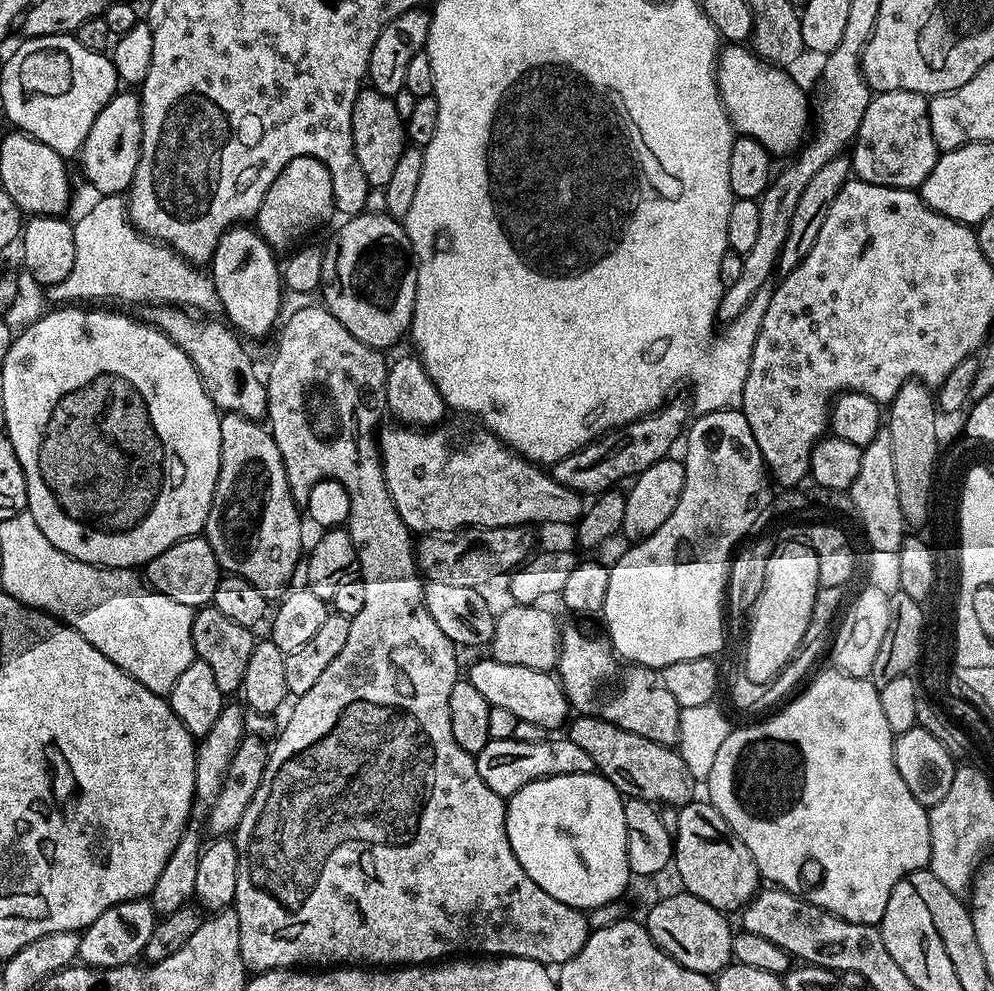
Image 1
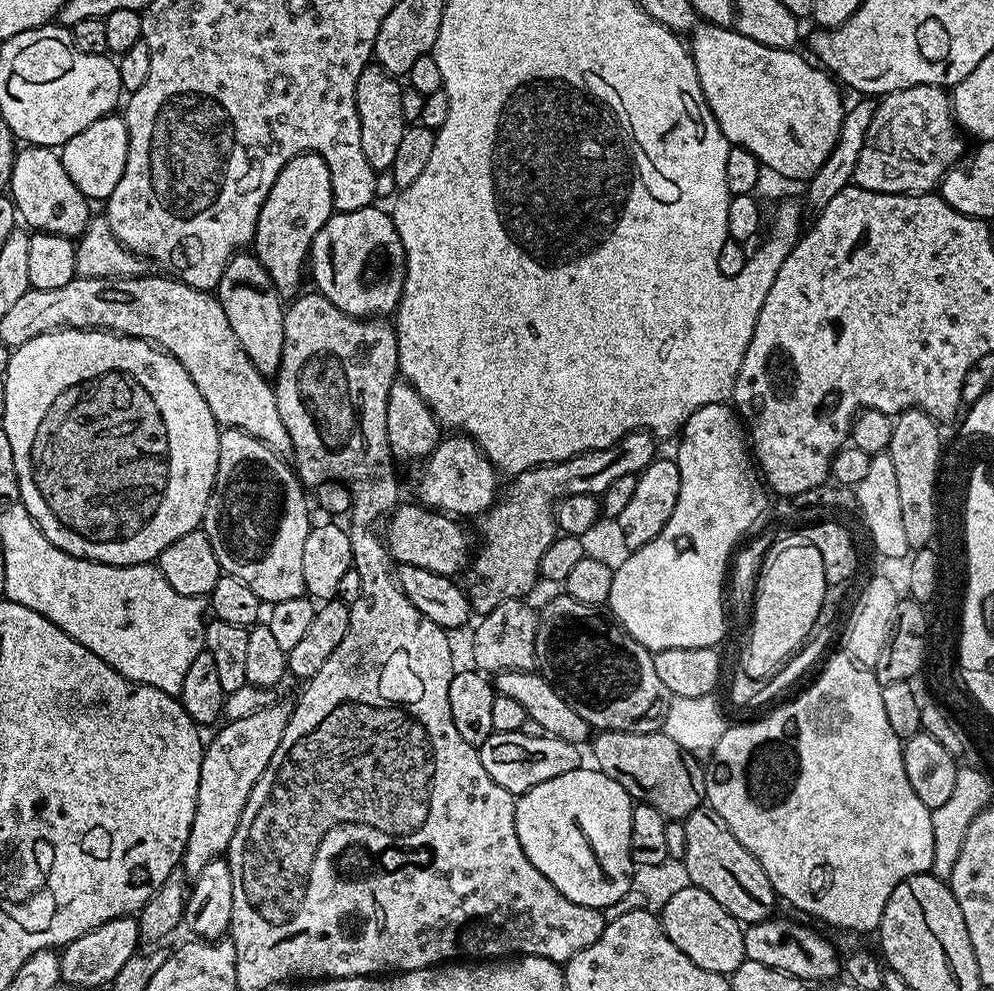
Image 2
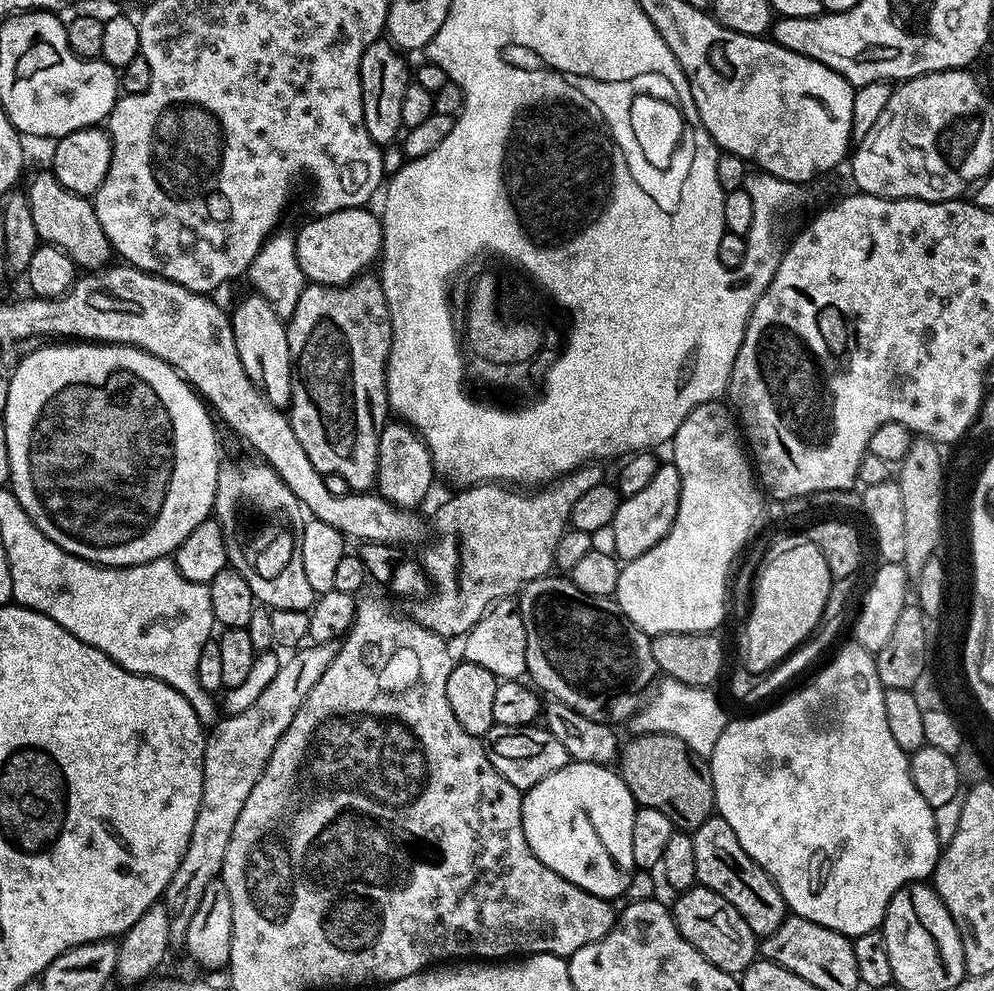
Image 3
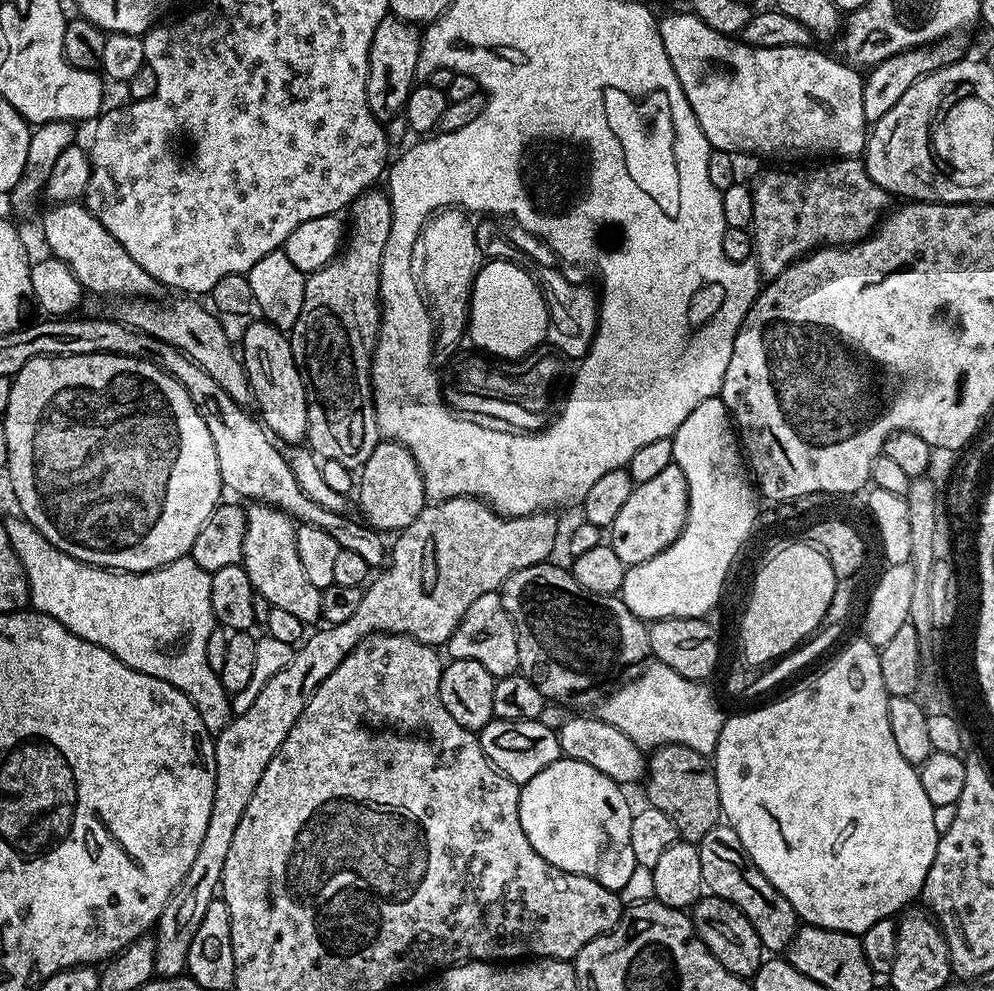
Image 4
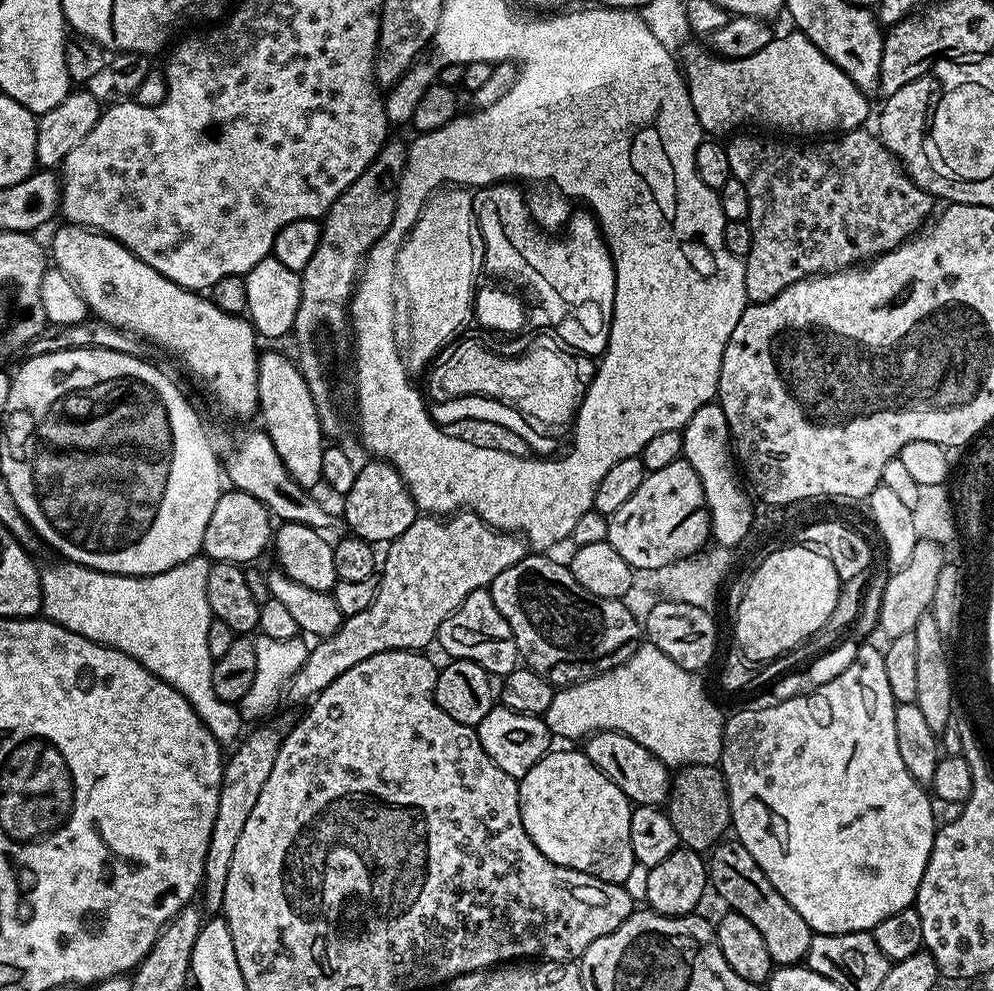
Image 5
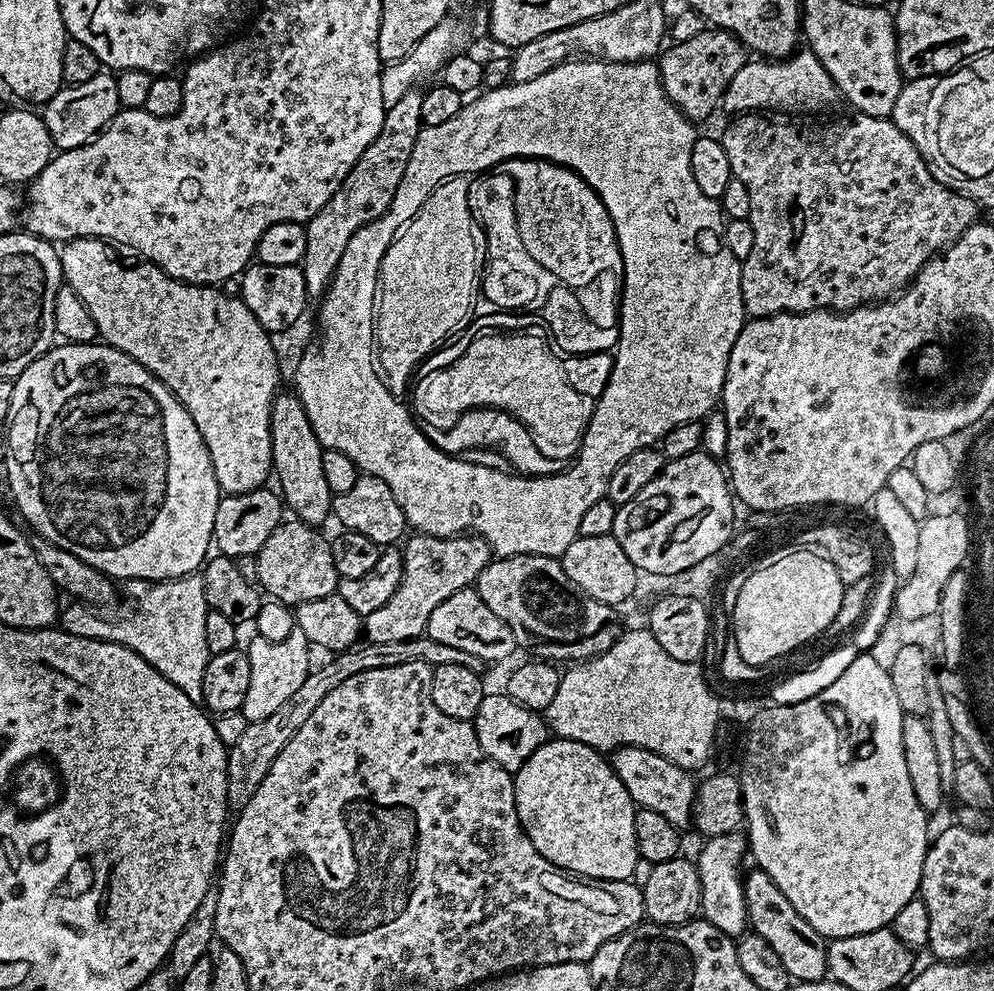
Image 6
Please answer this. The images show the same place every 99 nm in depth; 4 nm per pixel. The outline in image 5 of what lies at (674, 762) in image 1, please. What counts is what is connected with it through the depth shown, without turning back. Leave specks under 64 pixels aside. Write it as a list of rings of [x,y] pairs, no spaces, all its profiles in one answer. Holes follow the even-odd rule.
[[[685,764],[672,776],[672,790],[666,801],[666,811],[674,830],[678,830],[681,845],[701,854],[707,853],[725,839],[732,822],[728,783],[715,764]]]

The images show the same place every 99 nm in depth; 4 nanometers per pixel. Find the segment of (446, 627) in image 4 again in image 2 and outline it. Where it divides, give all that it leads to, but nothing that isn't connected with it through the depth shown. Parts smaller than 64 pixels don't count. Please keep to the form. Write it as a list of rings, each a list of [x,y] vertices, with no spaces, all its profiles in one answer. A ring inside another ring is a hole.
[[[643,430],[628,432],[621,440],[605,448],[593,448],[583,452],[581,456],[569,456],[557,464],[541,464],[527,468],[524,472],[515,473],[509,479],[512,481],[509,482],[508,489],[505,492],[503,489],[502,495],[496,503],[483,513],[479,523],[481,522],[480,532],[484,537],[480,540],[480,549],[477,552],[475,549],[474,555],[471,557],[470,567],[463,573],[465,576],[464,580],[462,579],[462,587],[468,593],[473,613],[483,614],[494,610],[494,606],[507,600],[519,600],[527,597],[529,595],[527,592],[535,586],[536,580],[541,579],[542,554],[546,554],[546,550],[550,550],[550,546],[556,541],[558,535],[557,503],[567,496],[577,496],[578,494],[599,497],[618,478],[639,476],[642,470],[646,470],[646,466],[650,466],[652,460],[657,459],[656,444],[658,444],[657,437],[653,436],[651,432]],[[272,704],[261,706],[256,711],[246,714],[244,718],[229,720],[225,728],[211,741],[207,741],[198,778],[198,798],[194,806],[194,826],[190,826],[190,838],[186,838],[186,850],[182,861],[185,877],[195,878],[210,862],[221,859],[230,846],[230,838],[234,838],[234,830],[238,830],[238,822],[242,818],[242,810],[246,810],[246,802],[250,798],[250,790],[262,778],[266,766],[270,766],[270,758],[274,758],[274,750],[278,750],[278,742],[282,742],[282,734],[288,725],[289,705]]]

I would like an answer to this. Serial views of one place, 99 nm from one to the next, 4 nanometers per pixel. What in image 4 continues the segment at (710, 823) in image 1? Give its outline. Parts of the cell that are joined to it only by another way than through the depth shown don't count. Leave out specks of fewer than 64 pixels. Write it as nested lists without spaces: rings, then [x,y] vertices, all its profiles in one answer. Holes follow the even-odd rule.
[[[727,822],[715,824],[710,834],[700,840],[698,847],[701,854],[703,887],[711,895],[738,906],[738,910],[746,914],[765,953],[780,954],[787,950],[796,936],[796,911],[790,906],[790,902],[786,902],[784,895],[768,881],[766,874],[762,874],[758,866],[754,866],[742,846],[742,838],[738,838],[736,831]]]

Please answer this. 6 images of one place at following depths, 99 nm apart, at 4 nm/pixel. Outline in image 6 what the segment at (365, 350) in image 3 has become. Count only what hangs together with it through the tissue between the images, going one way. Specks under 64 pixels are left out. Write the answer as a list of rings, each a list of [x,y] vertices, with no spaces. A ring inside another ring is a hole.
[[[413,90],[402,94],[394,106],[384,109],[382,130],[378,130],[378,138],[362,150],[362,158],[354,162],[350,174],[338,186],[338,190],[305,224],[306,254],[299,266],[306,278],[306,290],[309,297],[320,298],[328,291],[328,283],[336,273],[338,262],[346,250],[346,242],[354,238],[354,230],[366,226],[366,222],[374,222],[394,202],[394,190],[398,190],[398,182],[402,182],[402,174],[406,174],[406,162],[410,158],[410,150],[414,150],[414,142],[422,127],[422,98],[424,92]]]

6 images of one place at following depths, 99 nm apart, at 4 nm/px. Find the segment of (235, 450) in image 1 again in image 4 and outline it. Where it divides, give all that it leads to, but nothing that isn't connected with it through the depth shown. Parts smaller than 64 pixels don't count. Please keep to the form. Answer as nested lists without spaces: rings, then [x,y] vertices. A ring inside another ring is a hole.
[[[253,503],[247,509],[246,538],[242,542],[243,566],[250,574],[250,582],[256,594],[266,598],[272,607],[295,614],[305,624],[312,626],[322,617],[322,591],[306,578],[302,562],[298,562],[296,529],[291,516],[268,504]]]

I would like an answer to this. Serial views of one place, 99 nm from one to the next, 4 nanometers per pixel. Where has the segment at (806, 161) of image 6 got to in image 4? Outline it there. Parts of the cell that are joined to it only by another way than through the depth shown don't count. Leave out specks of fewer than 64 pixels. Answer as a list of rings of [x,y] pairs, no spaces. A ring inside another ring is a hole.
[[[832,158],[817,164],[820,164],[817,168],[796,168],[793,172],[768,172],[752,188],[752,251],[761,277],[775,278],[782,275],[794,261],[815,252],[817,248],[857,244],[860,240],[868,239],[879,225],[882,213],[889,207],[889,193],[873,182],[864,168],[863,159]]]

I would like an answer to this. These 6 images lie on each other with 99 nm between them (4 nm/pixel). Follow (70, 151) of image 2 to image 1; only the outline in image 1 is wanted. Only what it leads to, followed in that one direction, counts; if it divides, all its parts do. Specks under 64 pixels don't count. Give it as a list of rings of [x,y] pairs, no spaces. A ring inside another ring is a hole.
[[[120,90],[111,102],[94,118],[90,134],[80,147],[78,161],[86,179],[100,196],[115,196],[127,193],[132,186],[134,170],[138,170],[138,158],[142,146],[142,110],[140,98],[135,91]]]

